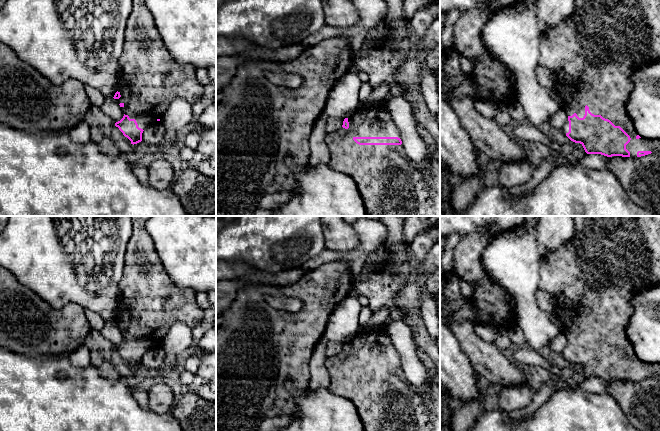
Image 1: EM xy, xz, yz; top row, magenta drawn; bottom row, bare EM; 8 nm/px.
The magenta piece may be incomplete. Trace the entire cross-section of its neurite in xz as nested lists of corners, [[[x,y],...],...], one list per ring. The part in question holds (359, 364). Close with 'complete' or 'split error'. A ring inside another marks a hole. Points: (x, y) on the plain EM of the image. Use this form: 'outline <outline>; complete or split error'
outline [[[379,216],[378,220],[387,228],[387,238],[383,246],[390,254],[390,261],[366,280],[354,283],[354,287],[359,295],[368,298],[368,306],[373,312],[388,308],[390,315],[374,331],[358,333],[344,343],[340,353],[327,357],[325,366],[330,376],[330,385],[327,389],[332,394],[348,399],[355,405],[365,431],[440,431],[440,377],[437,375],[435,363],[428,354],[417,348],[418,357],[427,370],[431,384],[431,394],[425,395],[406,379],[401,357],[387,333],[387,325],[390,322],[403,321],[406,323],[407,319],[406,314],[396,304],[399,292],[412,279],[413,274],[412,267],[408,263],[409,246],[406,245],[403,237],[403,216]]]; split error

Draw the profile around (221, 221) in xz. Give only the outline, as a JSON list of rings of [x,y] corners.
[[[216,216],[216,238],[226,224],[230,223],[235,216]]]

